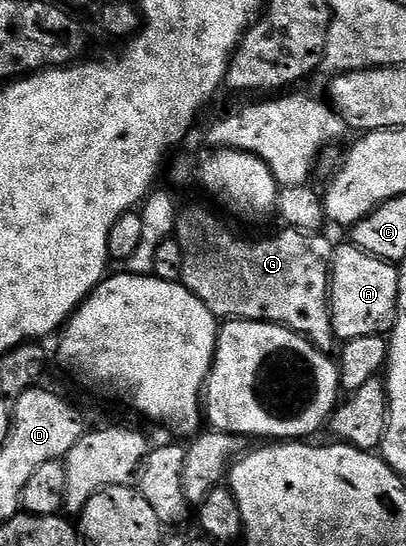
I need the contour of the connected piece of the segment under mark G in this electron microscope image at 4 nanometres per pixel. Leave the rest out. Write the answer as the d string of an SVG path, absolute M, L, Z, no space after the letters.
M185 210L180 211L175 237L177 243L183 248L183 276L181 277L181 285L188 288L192 294L199 296L199 300L203 300L203 304L207 304L207 308L217 317L218 320L240 320L243 322L273 322L276 326L286 326L289 330L294 330L297 334L301 334L312 344L318 346L320 350L332 351L333 342L335 343L335 335L333 333L333 312L329 308L329 279L331 277L331 263L333 261L334 243L329 243L324 238L324 233L305 234L301 230L282 229L282 234L273 234L270 238L257 238L252 242L249 238L240 238L237 234L232 234L215 215L209 210Z

